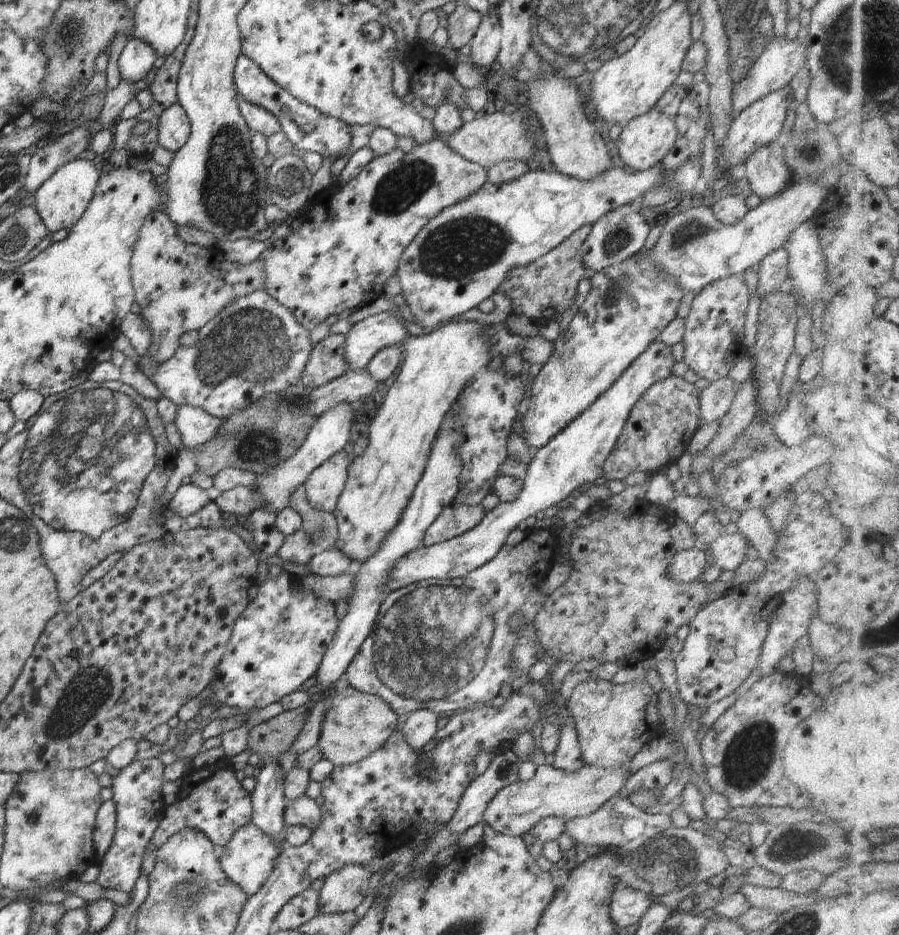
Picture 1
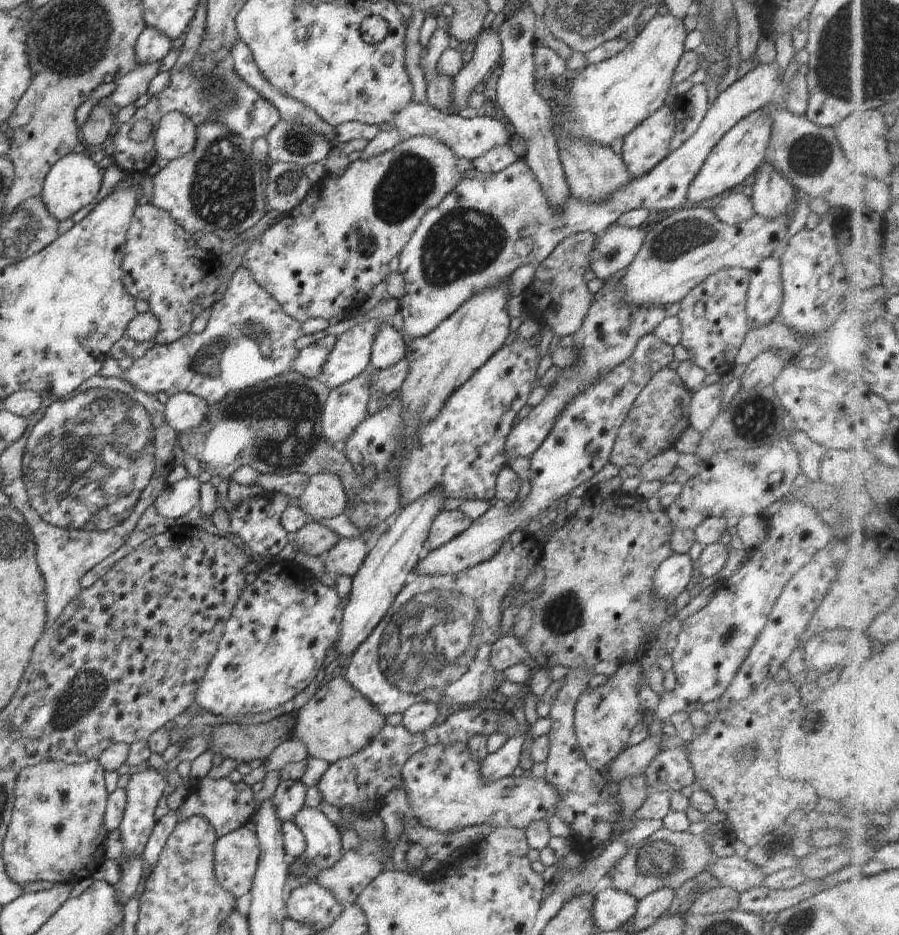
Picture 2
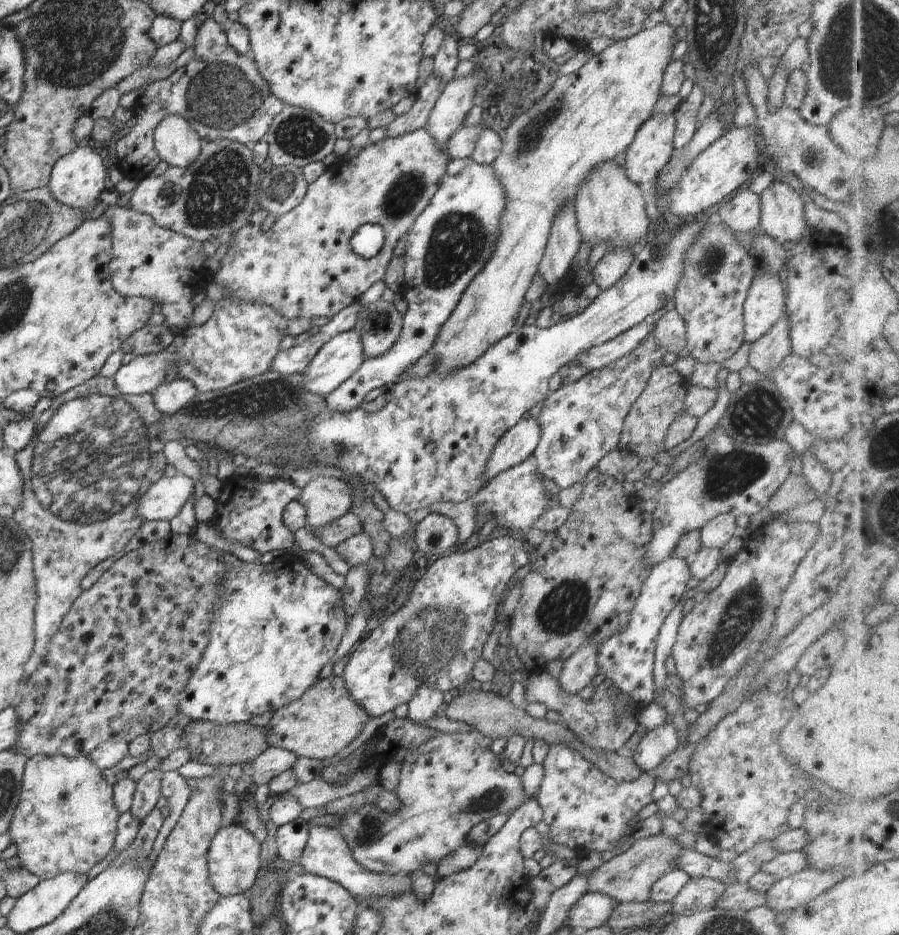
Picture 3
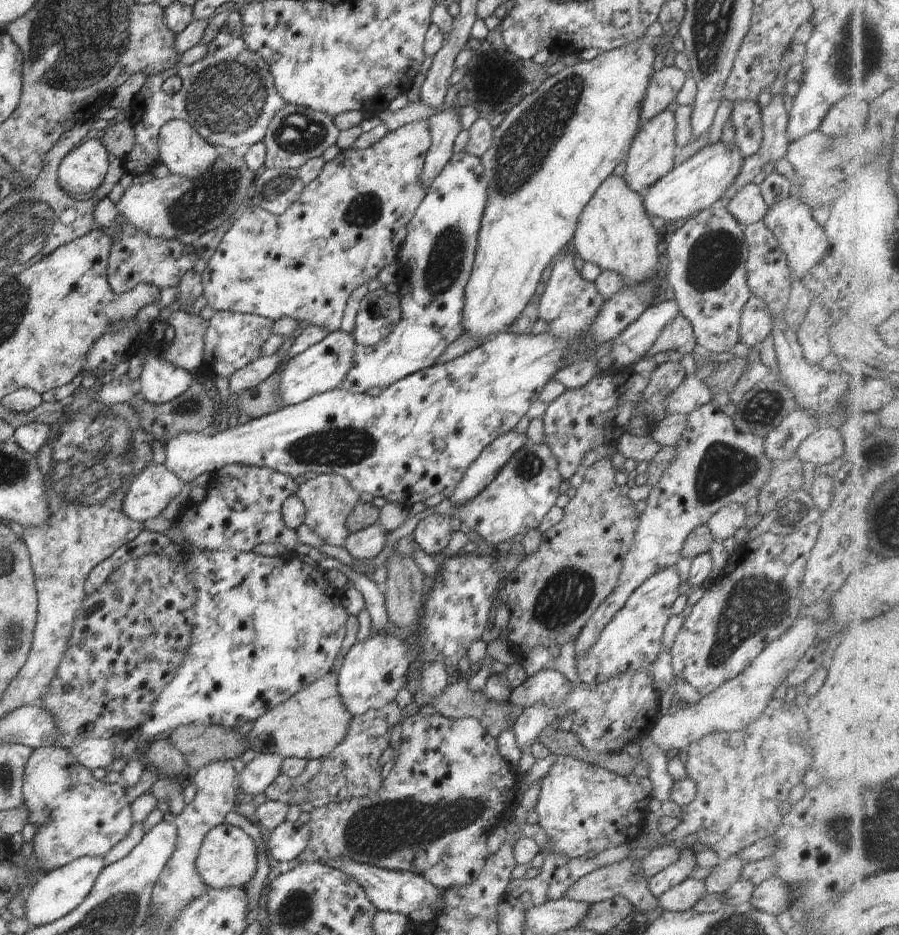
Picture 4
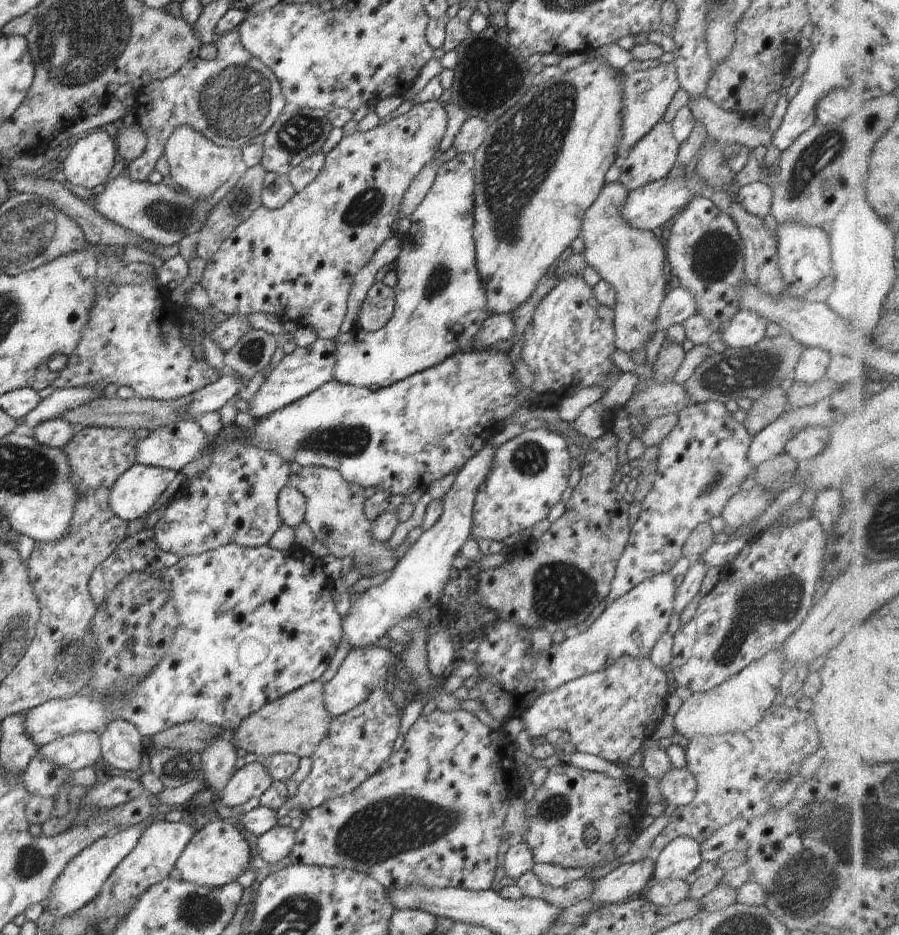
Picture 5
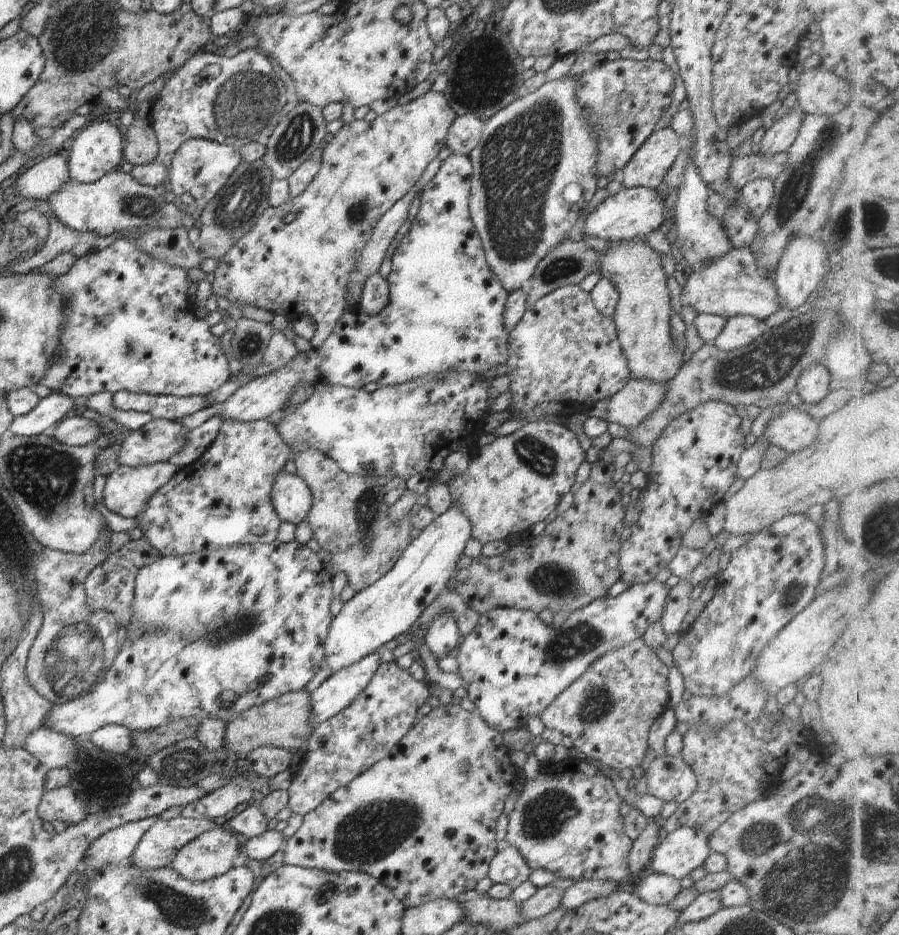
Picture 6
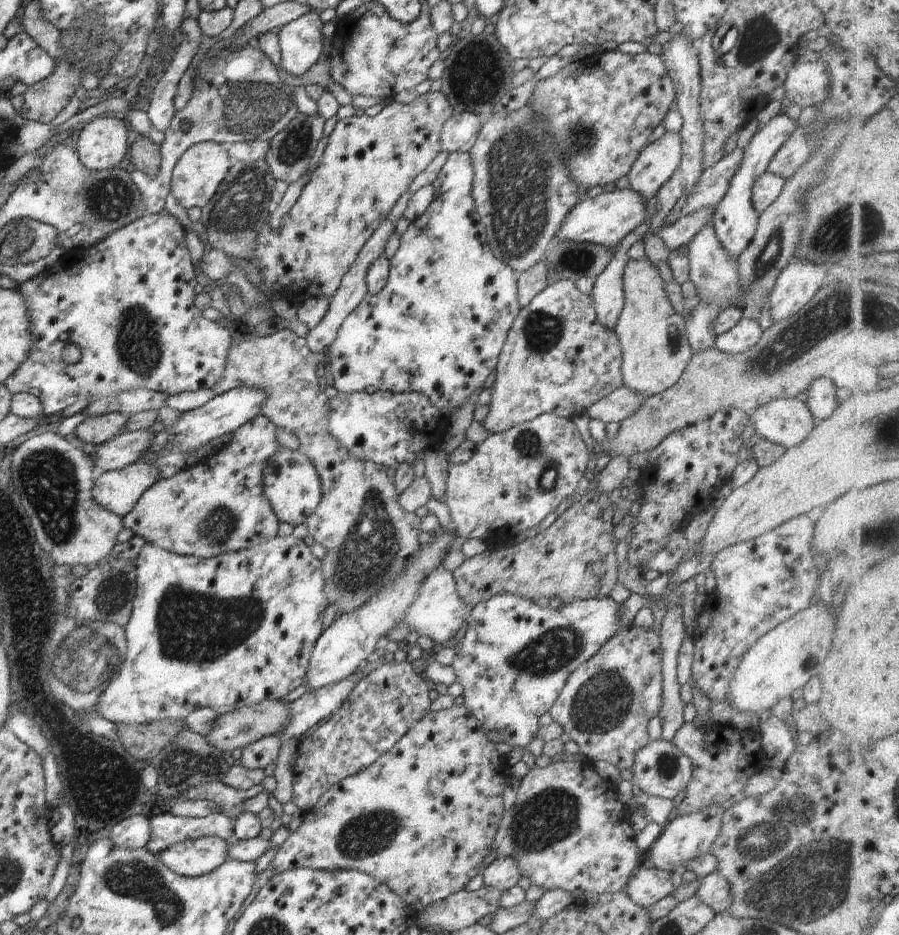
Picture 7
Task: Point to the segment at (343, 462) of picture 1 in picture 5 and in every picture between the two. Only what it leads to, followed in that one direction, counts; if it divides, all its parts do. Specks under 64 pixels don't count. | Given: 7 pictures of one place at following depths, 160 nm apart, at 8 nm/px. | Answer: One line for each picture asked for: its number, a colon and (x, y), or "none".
2: (324, 498)
3: (325, 498)
4: (328, 499)
5: (334, 508)

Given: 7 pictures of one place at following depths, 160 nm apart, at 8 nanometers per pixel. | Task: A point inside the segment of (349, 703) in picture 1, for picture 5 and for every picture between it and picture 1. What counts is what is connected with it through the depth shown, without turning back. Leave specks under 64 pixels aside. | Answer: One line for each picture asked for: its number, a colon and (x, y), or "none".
2: (337, 722)
3: (325, 719)
4: (311, 724)
5: (295, 723)

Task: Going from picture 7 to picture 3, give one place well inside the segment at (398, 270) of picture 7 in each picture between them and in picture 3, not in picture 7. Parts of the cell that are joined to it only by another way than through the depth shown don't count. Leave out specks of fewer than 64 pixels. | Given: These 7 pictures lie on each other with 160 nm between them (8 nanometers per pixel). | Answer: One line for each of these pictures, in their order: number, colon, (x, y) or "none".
3: (452, 239)
4: (435, 261)
5: (438, 286)
6: (440, 283)

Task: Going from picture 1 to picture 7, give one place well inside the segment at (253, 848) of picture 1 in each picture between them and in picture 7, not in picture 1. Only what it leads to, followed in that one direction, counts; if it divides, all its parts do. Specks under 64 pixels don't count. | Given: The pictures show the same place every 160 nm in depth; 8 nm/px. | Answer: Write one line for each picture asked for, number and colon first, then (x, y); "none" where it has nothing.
2: (236, 855)
3: (234, 855)
4: (227, 858)
5: (217, 854)
6: (211, 855)
7: (192, 858)

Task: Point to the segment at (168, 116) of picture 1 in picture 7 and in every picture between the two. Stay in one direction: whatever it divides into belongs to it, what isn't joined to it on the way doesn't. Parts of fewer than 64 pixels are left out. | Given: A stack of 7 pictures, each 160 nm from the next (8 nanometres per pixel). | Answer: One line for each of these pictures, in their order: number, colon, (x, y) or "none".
2: (176, 136)
3: (177, 143)
4: (185, 153)
5: (199, 167)
6: (201, 167)
7: (195, 179)

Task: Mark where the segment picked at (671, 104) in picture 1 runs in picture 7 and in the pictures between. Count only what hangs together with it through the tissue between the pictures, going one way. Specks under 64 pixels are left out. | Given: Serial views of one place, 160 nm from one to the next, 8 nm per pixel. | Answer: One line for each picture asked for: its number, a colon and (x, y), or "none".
2: (648, 144)
3: (652, 147)
4: (651, 156)
5: (651, 158)
6: (647, 168)
7: (655, 164)

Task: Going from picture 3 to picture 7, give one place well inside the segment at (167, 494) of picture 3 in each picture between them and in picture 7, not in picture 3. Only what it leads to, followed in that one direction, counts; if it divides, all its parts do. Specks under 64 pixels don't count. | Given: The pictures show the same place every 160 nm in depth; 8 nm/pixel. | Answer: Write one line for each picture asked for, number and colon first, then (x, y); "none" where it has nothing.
4: (150, 492)
5: (133, 496)
6: (127, 490)
7: (118, 491)

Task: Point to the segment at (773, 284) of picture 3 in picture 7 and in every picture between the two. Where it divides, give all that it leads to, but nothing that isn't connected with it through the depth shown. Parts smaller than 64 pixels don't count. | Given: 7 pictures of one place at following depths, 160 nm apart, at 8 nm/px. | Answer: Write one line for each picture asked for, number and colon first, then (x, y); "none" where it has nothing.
4: (756, 323)
5: (746, 328)
6: (741, 330)
7: (747, 332)

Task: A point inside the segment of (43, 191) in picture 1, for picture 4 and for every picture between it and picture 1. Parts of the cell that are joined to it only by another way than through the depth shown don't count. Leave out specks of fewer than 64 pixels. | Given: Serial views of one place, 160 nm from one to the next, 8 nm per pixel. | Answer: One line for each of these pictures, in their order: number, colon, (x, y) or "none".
2: (74, 181)
3: (77, 179)
4: (82, 170)

